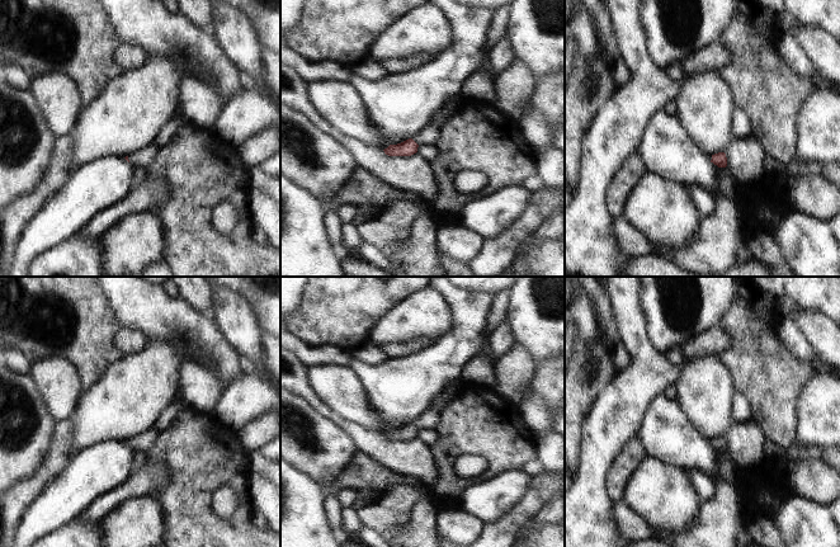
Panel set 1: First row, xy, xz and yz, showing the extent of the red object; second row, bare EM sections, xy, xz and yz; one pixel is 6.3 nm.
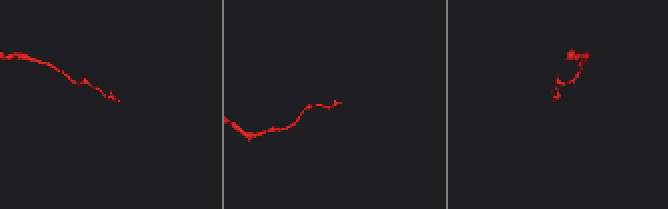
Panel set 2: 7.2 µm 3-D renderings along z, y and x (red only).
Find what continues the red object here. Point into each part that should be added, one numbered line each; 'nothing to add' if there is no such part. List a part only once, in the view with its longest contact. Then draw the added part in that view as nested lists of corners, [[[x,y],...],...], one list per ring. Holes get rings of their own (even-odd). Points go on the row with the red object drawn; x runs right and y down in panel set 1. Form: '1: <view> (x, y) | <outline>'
1: xz (429, 133) | [[[461,95],[456,96],[453,102],[448,102],[445,108],[443,109],[443,114],[438,119],[431,119],[426,126],[424,126],[417,133],[415,133],[411,138],[417,143],[428,143],[434,146],[439,137],[439,129],[442,124],[452,117],[462,105],[463,99]]]

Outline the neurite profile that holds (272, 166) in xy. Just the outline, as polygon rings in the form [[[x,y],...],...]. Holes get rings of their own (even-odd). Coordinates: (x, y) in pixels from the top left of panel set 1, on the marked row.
[[[280,151],[261,162],[258,168],[269,175],[280,176]]]

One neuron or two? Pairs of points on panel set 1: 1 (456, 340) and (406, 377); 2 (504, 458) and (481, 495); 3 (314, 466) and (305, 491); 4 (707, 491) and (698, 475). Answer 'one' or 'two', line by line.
1: one
2: two
3: two
4: one

